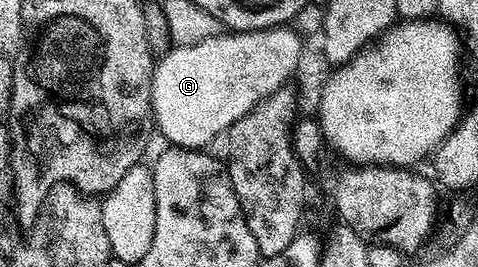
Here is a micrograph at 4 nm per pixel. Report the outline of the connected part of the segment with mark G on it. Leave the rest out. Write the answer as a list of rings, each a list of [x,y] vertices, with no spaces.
[[[277,26],[259,32],[228,30],[197,45],[173,47],[163,53],[152,70],[154,128],[168,139],[169,145],[207,149],[215,136],[223,137],[238,118],[253,112],[297,74],[302,36],[290,29]]]

